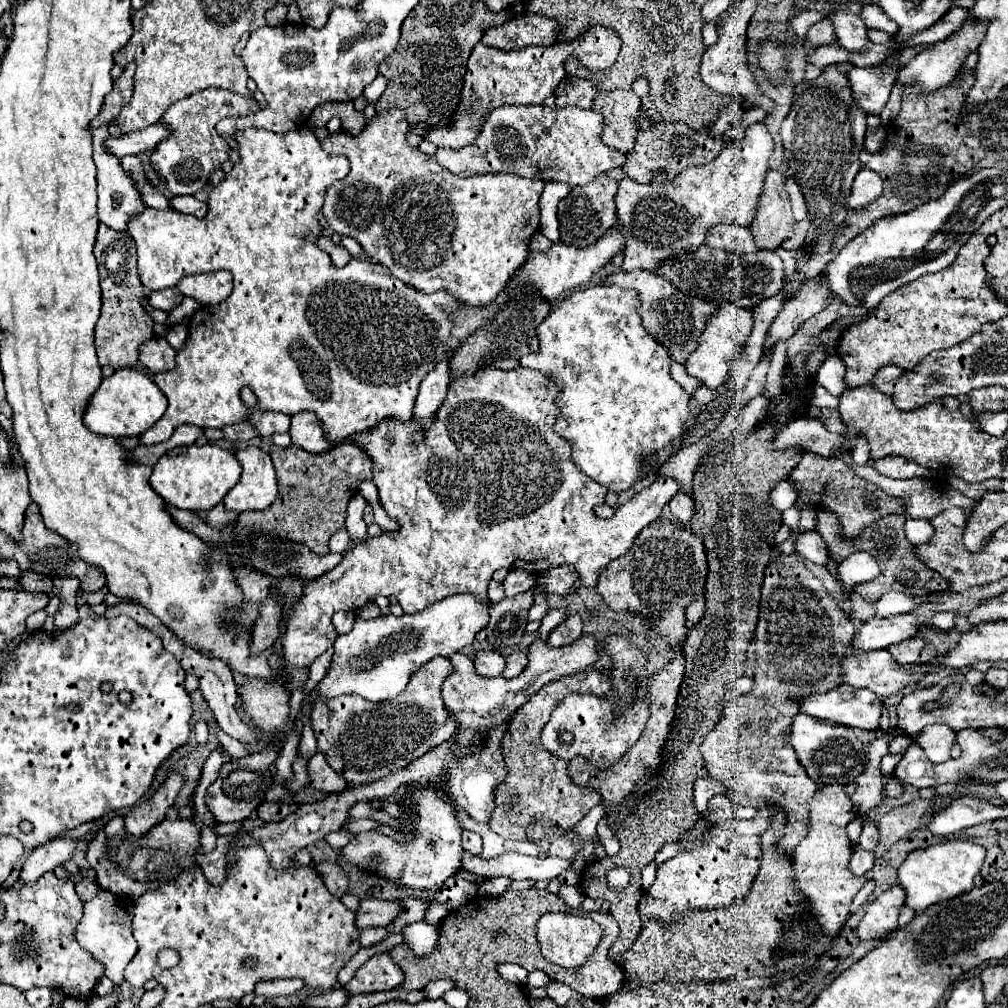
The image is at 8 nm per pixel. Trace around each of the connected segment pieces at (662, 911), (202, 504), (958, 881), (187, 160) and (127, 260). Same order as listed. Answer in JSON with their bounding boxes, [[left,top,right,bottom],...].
[[640,816,768,920],[150,444,242,510],[898,840,986,912],[150,88,264,196],[94,224,154,368]]

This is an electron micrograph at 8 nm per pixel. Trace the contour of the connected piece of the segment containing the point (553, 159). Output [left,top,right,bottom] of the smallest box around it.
[438,106,624,186]

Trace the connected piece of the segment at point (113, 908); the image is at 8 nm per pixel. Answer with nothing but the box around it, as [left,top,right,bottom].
[76,888,138,986]

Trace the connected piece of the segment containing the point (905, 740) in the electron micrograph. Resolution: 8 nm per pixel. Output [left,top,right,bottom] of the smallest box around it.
[888,734,912,754]

